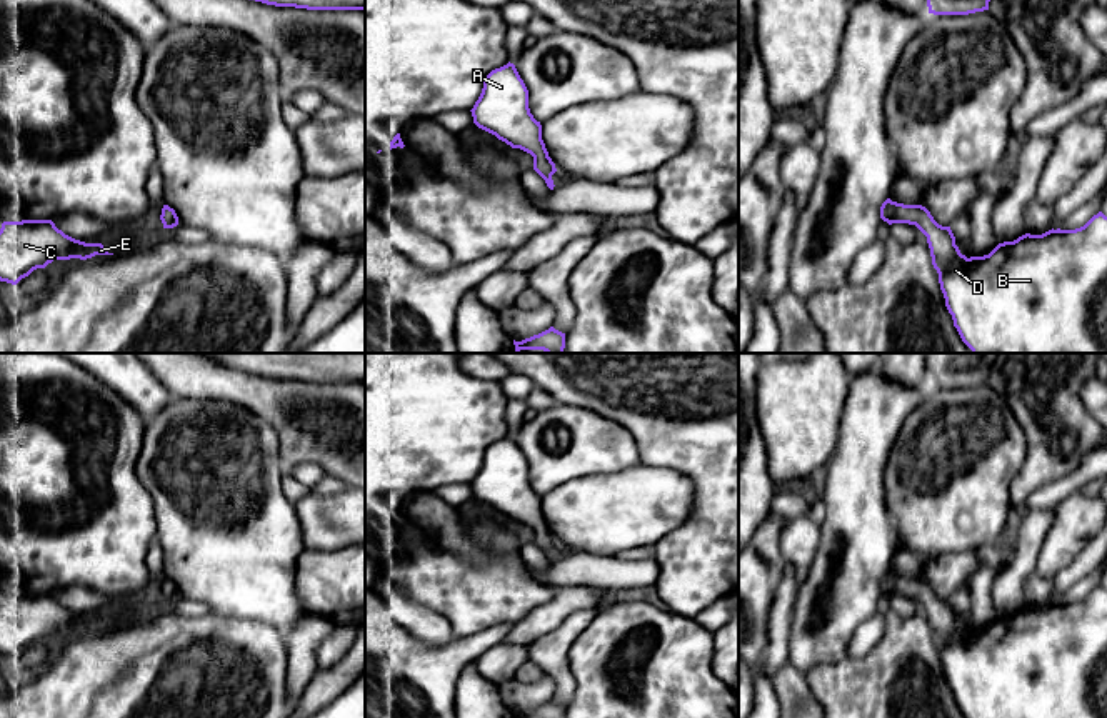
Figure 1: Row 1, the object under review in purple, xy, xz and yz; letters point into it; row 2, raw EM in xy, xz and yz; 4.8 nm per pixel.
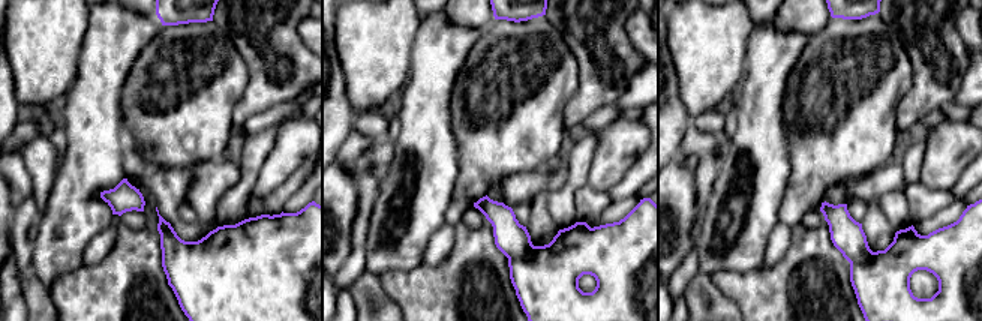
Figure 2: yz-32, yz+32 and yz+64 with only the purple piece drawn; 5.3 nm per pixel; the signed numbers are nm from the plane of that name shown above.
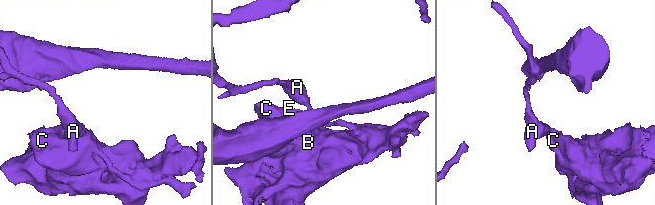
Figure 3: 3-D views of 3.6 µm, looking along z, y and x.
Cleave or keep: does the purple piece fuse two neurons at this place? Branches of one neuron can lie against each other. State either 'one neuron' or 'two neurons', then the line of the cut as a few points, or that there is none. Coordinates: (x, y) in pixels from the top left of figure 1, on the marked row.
two neurons; cut in yz along (907, 205), (916, 210), (916, 224)

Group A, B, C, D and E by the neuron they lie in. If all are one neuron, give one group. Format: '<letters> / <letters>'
A / B C D E

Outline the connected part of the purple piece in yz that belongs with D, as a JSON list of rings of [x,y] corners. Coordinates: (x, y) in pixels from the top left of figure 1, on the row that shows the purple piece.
[[[909,205],[917,210],[915,227],[927,237],[932,265],[939,273],[940,290],[945,307],[952,315],[962,342],[972,353],[1107,353],[1107,217],[1099,212],[1084,227],[1075,230],[1049,230],[1042,235],[1025,233],[1014,242],[999,243],[989,255],[970,257],[960,253],[950,227],[939,225],[930,212],[922,205]]]

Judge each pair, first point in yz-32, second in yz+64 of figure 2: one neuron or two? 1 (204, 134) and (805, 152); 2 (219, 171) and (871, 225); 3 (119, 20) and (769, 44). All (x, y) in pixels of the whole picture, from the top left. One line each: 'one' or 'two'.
1: one
2: one
3: one

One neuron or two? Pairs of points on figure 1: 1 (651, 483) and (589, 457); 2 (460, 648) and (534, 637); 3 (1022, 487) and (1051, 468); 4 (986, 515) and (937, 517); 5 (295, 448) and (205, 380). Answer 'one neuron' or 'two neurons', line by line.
1: two neurons
2: two neurons
3: one neuron
4: one neuron
5: one neuron

